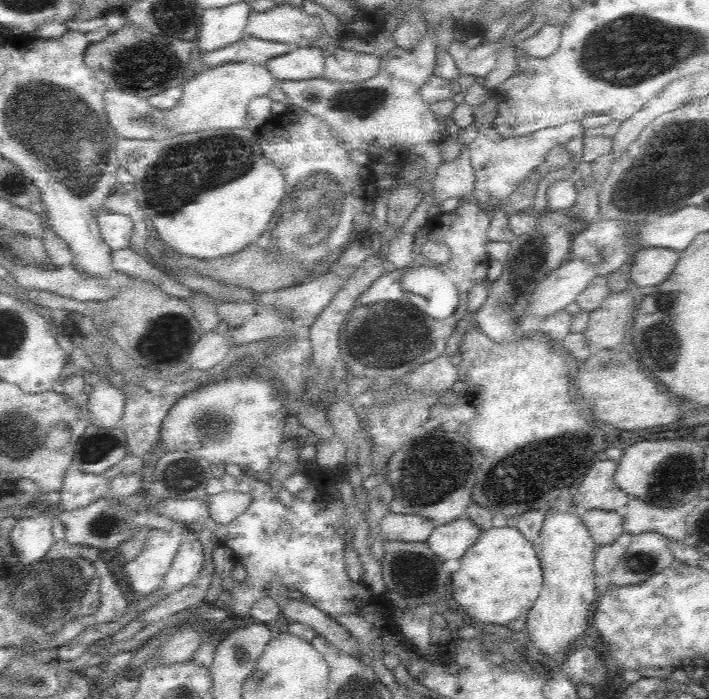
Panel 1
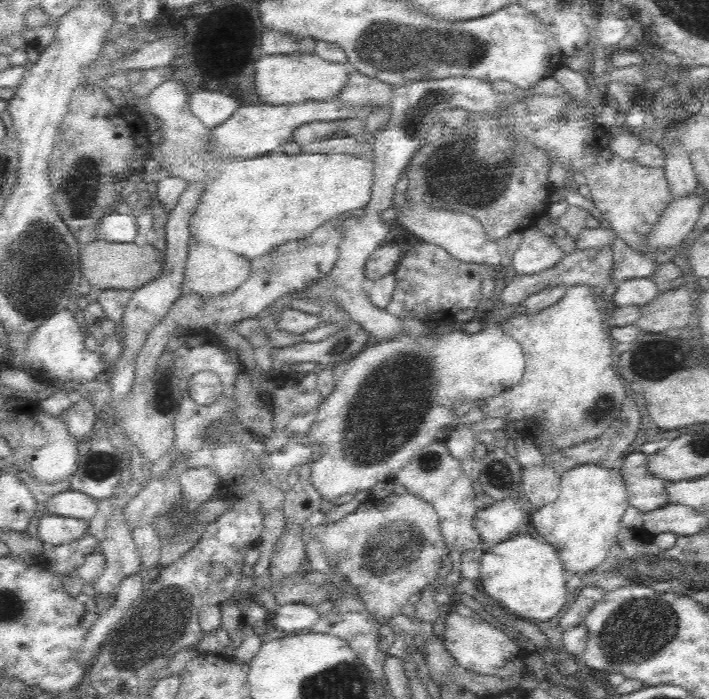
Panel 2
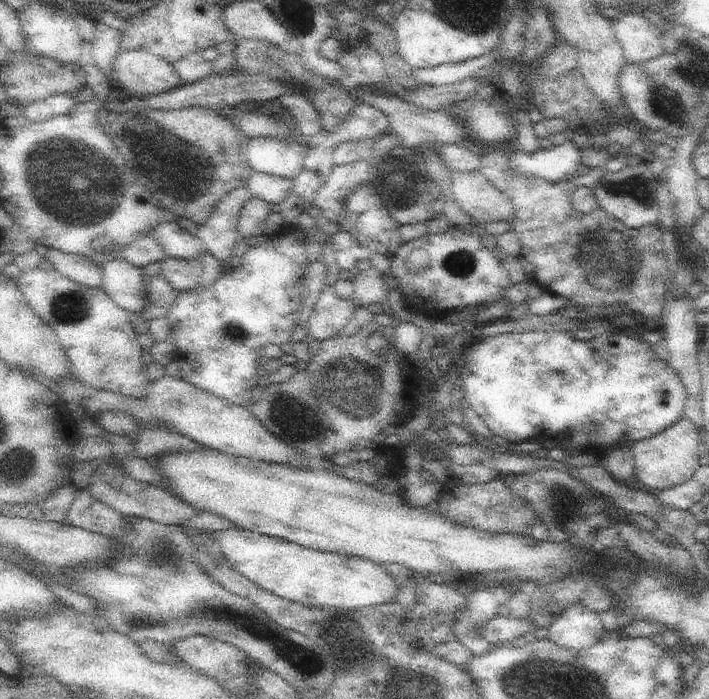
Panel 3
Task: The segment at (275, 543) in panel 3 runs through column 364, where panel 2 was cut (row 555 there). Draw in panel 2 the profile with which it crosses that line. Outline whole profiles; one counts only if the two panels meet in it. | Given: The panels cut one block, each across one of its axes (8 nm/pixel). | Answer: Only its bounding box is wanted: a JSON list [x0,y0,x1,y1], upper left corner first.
[530,464,628,577]

